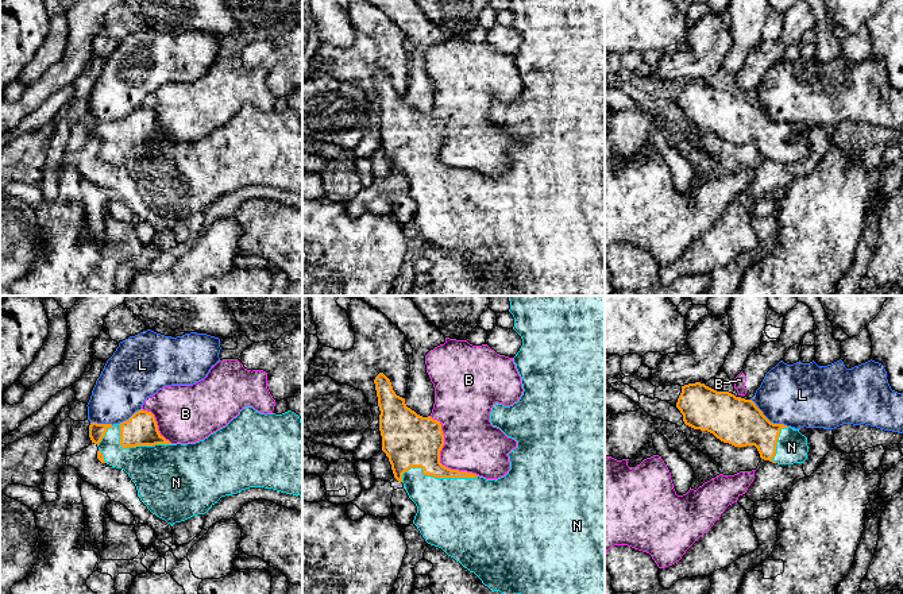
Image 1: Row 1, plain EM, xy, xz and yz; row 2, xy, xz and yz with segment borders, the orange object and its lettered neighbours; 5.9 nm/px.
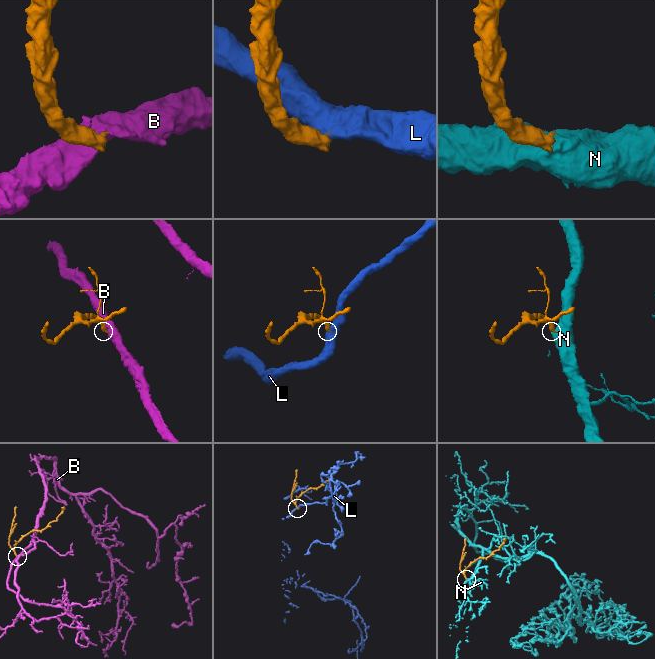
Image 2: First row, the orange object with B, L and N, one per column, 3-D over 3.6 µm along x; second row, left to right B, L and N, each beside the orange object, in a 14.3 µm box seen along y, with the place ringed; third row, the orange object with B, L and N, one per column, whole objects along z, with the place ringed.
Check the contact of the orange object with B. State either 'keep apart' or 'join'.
keep apart

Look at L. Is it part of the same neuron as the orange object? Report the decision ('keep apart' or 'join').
keep apart

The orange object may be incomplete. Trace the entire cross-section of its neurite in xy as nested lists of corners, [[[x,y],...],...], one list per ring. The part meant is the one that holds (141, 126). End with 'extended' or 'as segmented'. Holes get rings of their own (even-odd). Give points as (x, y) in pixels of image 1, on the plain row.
[[[244,104],[225,124],[204,138],[171,142],[159,131],[154,112],[140,107],[120,122],[90,120],[89,135],[99,144],[97,157],[124,167],[135,181],[140,198],[153,212],[170,223],[205,212],[221,194],[250,185],[273,186],[302,194],[302,119],[292,108],[265,112],[252,104]]]; extended

